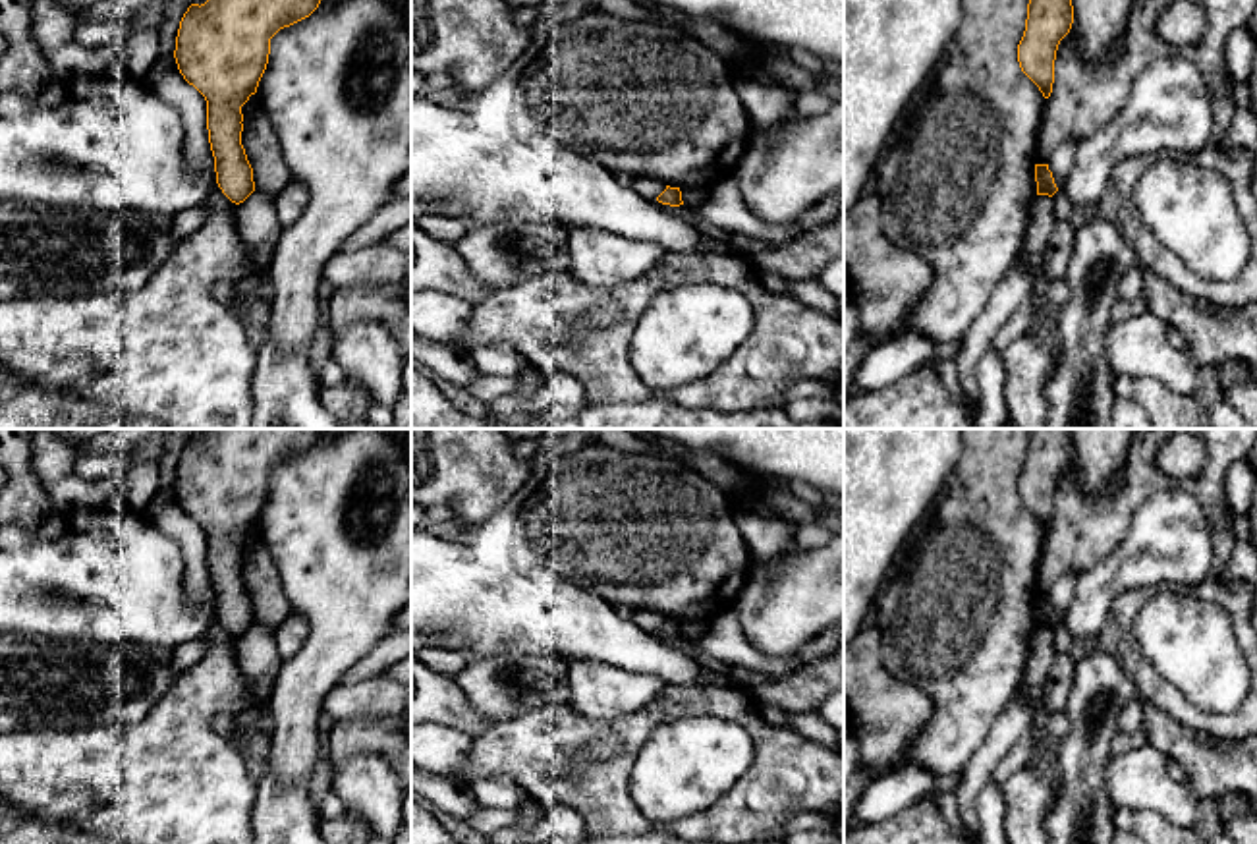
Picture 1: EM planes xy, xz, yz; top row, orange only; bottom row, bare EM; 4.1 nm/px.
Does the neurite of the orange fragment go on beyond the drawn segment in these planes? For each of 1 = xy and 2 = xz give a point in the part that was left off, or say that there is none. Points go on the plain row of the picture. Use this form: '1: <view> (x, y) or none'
1: none
2: none

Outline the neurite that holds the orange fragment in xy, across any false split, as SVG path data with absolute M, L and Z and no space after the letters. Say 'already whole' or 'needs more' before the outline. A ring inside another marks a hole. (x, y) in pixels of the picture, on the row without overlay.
already whole | M210 429L201 438L191 436L180 454L174 491L183 512L207 533L216 616L236 637L255 624L253 601L241 577L241 539L257 525L268 496L270 471L280 462L309 450L321 433L322 429Z

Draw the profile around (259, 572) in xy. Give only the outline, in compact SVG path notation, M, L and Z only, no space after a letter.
M261 535L243 547L241 556L241 577L253 601L255 622L274 630L292 610L274 558Z

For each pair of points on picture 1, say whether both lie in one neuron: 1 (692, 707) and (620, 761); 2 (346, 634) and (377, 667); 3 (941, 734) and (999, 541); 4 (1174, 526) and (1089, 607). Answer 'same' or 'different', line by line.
1: same
2: different
3: same
4: same

